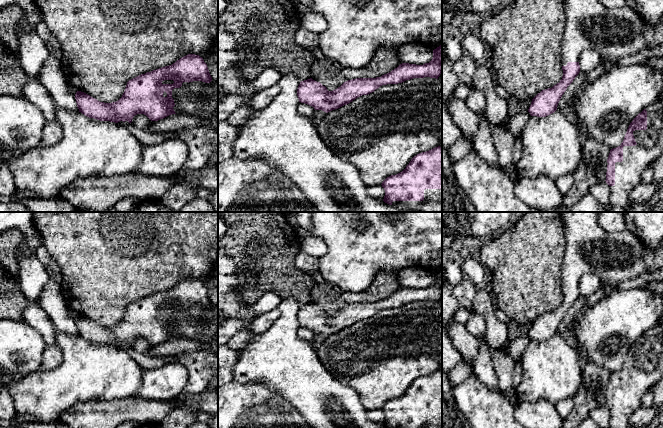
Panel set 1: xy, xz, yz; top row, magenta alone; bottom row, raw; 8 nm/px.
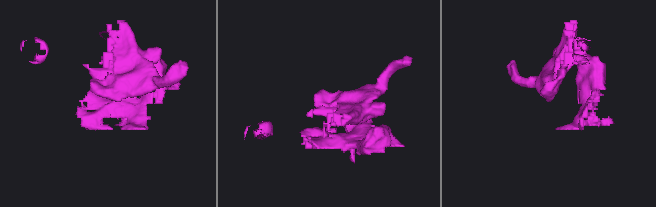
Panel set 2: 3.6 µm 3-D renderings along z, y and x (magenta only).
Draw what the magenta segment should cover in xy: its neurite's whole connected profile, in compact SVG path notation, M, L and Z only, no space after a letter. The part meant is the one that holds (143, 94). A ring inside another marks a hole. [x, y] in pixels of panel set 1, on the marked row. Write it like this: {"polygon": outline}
{"polygon": "M188 54L172 65L129 80L122 97L116 102L100 102L81 91L76 92L75 99L79 112L100 121L131 123L137 114L158 121L176 114L172 90L180 88L183 82L193 81L210 83L212 77L202 57Z"}

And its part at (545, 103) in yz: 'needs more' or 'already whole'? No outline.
needs more

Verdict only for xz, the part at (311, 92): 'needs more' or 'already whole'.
already whole

